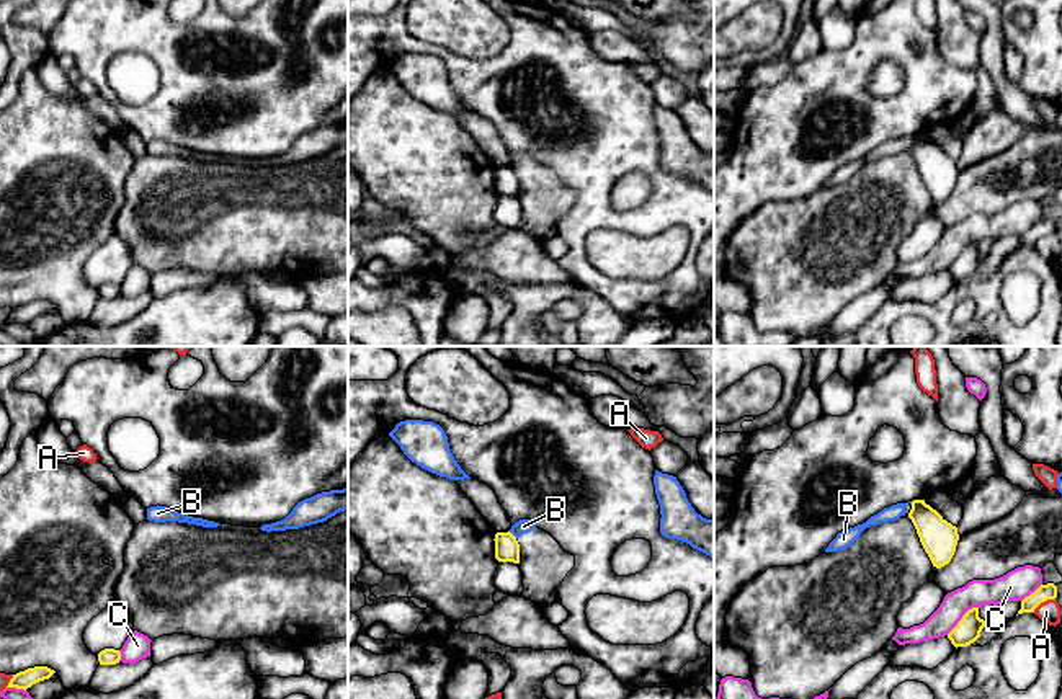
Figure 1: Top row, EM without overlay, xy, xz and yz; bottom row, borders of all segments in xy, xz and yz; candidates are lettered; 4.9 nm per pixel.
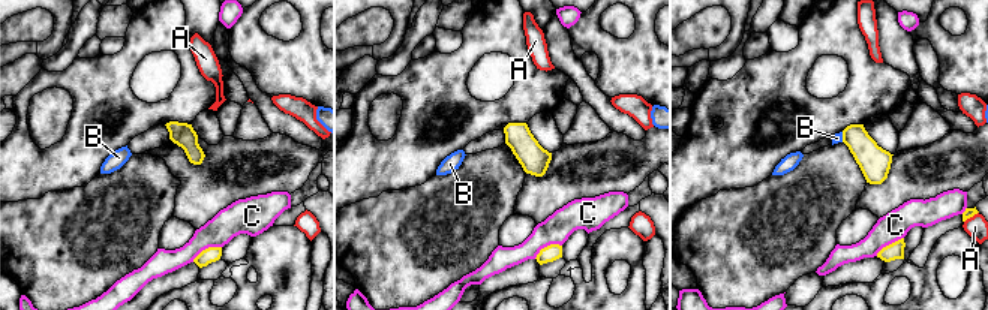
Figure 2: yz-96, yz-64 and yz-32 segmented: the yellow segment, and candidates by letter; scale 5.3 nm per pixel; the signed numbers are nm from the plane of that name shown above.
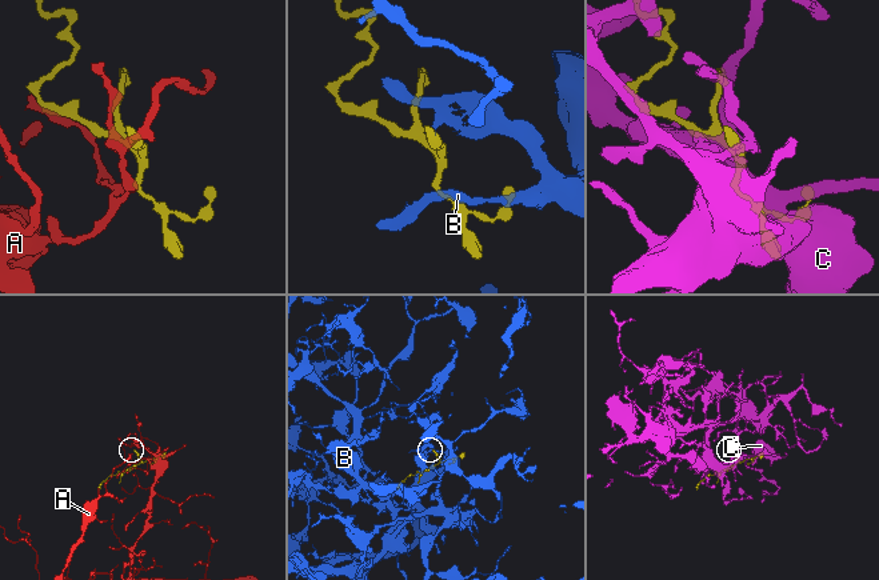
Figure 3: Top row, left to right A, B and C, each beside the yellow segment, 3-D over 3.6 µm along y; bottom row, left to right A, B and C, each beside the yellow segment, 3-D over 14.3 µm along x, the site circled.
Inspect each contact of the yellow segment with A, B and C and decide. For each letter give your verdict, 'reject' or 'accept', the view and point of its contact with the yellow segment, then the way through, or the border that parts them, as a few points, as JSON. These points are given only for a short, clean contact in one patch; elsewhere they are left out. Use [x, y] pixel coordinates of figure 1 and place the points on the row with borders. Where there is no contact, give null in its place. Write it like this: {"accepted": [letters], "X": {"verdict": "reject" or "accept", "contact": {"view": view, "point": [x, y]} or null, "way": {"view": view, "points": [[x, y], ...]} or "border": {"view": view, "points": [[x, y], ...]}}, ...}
{"accepted": [], "A": {"verdict": "reject", "contact": {"view": "yz", "point": [1043, 601]}}, "B": {"verdict": "reject", "contact": {"view": "xz", "point": [512, 534]}, "border": {"view": "xz", "points": [[508, 531], [515, 538]]}}, "C": {"verdict": "reject", "contact": {"view": "yz", "point": [963, 618]}}}

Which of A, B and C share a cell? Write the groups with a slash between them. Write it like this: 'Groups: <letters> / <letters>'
Groups: A / B / C

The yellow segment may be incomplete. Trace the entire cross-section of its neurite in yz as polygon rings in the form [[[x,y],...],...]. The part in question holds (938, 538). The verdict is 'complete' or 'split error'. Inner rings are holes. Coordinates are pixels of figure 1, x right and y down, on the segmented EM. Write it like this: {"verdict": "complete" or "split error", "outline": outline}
{"verdict": "complete", "outline": [[[925,500],[912,501],[908,518],[912,519],[933,567],[941,568],[948,565],[959,541],[957,528],[926,505]]]}

